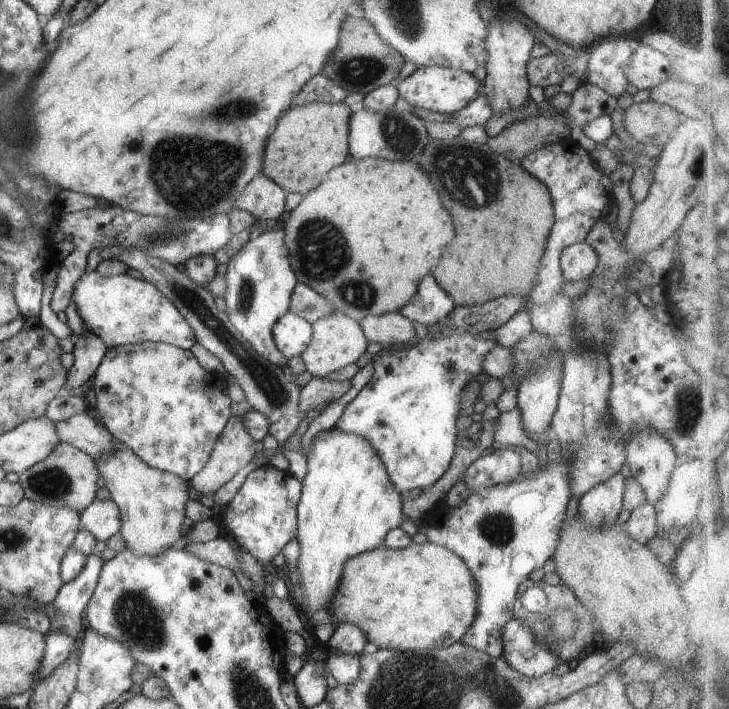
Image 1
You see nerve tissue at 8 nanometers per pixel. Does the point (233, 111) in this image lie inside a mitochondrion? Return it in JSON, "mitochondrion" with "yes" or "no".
{"mitochondrion":"yes"}

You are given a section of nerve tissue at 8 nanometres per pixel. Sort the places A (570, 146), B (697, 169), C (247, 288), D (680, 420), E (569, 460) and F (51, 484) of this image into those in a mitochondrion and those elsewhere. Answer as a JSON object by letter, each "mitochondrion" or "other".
{"A":"other","B":"other","C":"mitochondrion","D":"mitochondrion","E":"other","F":"mitochondrion"}

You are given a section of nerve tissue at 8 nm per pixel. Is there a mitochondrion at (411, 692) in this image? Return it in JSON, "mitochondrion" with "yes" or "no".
{"mitochondrion":"yes"}

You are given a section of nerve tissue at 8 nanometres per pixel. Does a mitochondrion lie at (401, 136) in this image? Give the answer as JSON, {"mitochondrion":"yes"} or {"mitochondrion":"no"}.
{"mitochondrion":"yes"}

